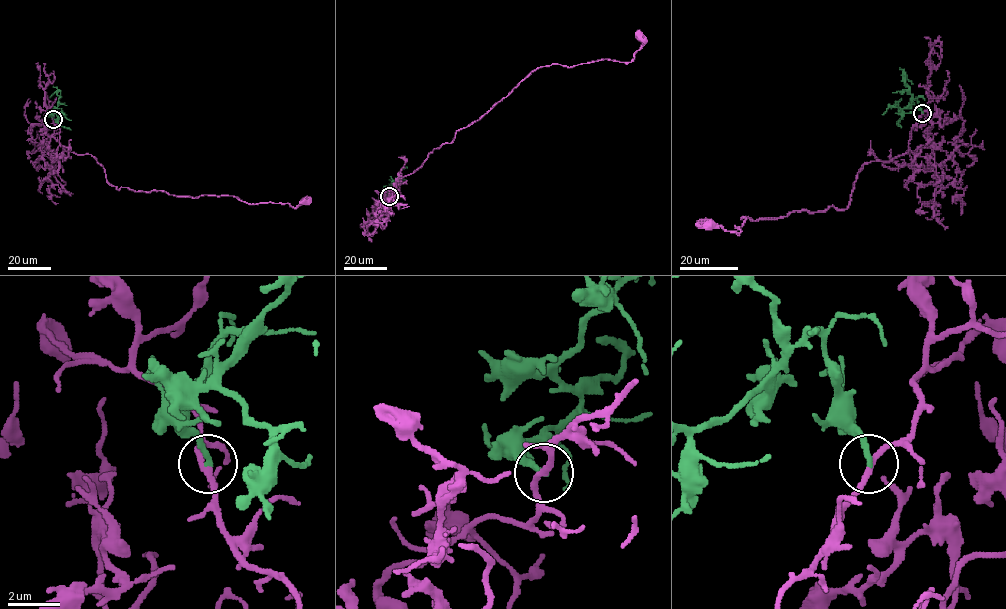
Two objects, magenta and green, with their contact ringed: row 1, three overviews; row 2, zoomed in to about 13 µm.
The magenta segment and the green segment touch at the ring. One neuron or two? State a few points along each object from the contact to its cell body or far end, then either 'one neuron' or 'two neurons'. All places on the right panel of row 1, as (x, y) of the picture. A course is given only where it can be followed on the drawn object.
magenta runs (922, 113), (905, 153), (866, 163), (846, 209), (745, 217), (737, 234), (708, 225); green runs (922, 112), (917, 99), (914, 99), (904, 84), (905, 75), (912, 84); one neuron

